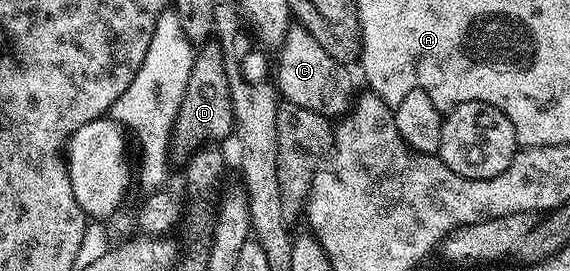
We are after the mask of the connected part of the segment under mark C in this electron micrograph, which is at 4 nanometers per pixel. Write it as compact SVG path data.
M299 23L289 24L288 30L282 34L280 54L276 57L276 78L274 84L279 96L284 101L294 103L298 107L306 107L306 111L318 111L329 119L339 118L346 113L354 100L352 93L352 77L341 62L335 61L328 54L326 47L306 31Z

